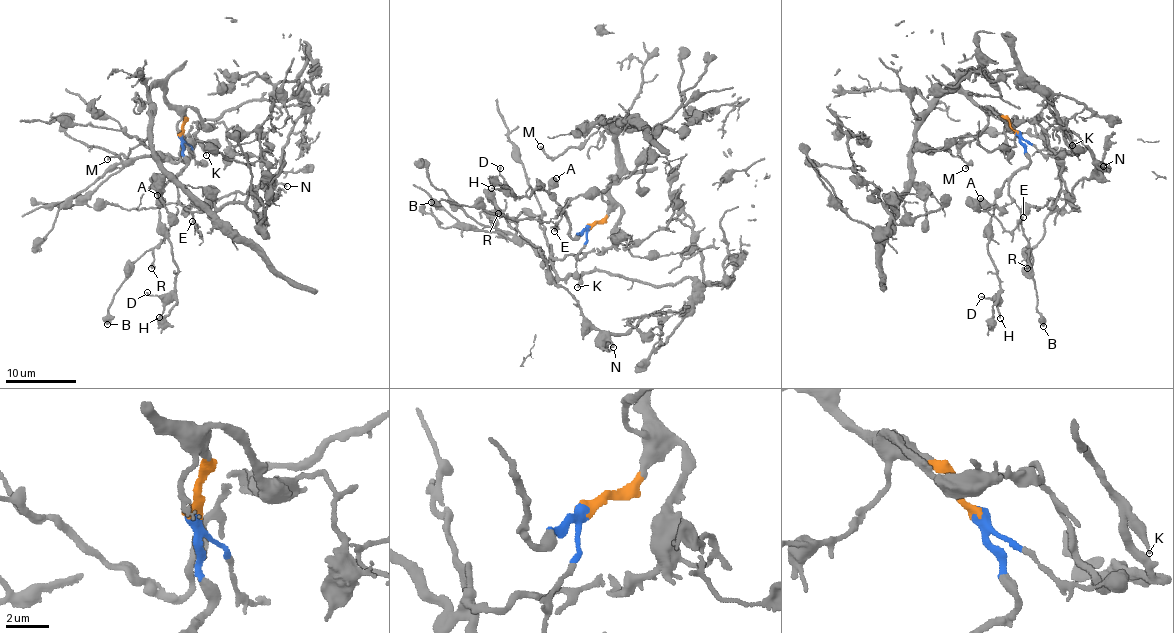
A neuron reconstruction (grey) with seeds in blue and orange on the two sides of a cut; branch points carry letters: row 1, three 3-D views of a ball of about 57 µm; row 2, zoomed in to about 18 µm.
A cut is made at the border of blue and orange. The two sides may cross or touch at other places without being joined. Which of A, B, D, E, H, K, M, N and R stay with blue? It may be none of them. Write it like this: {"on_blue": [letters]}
{"on_blue": ["A", "B", "D", "E", "H", "R"]}

